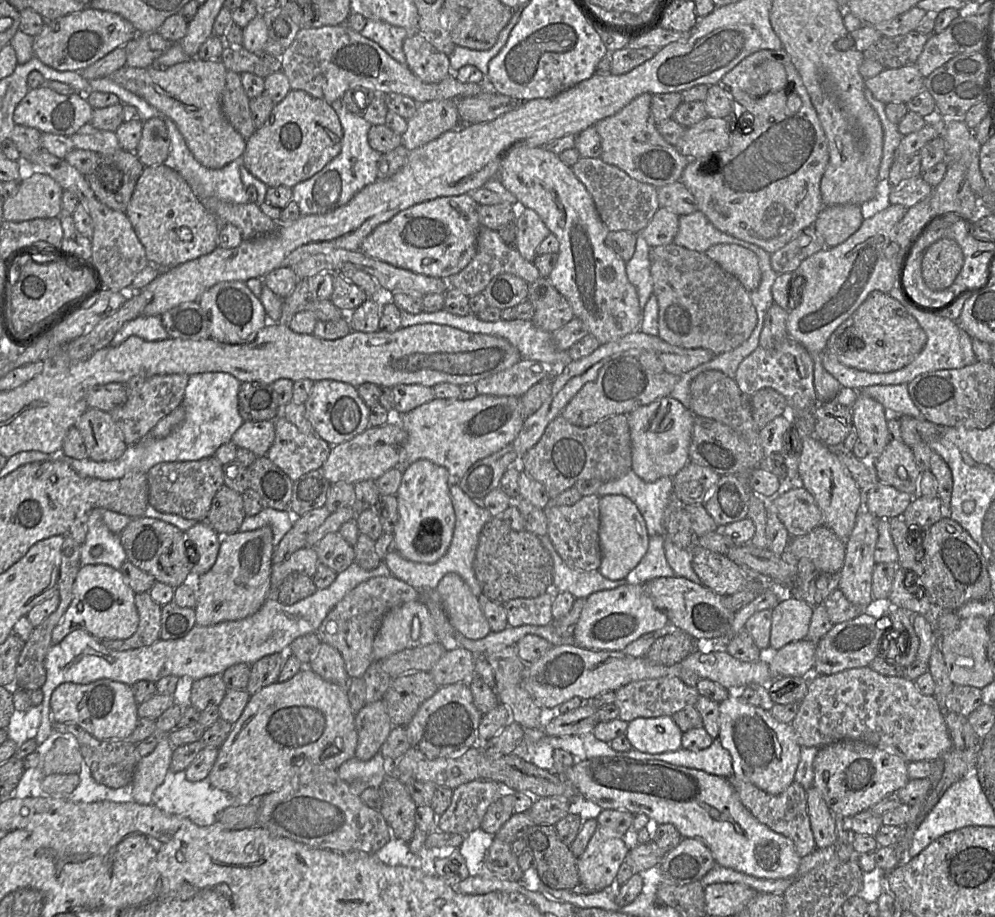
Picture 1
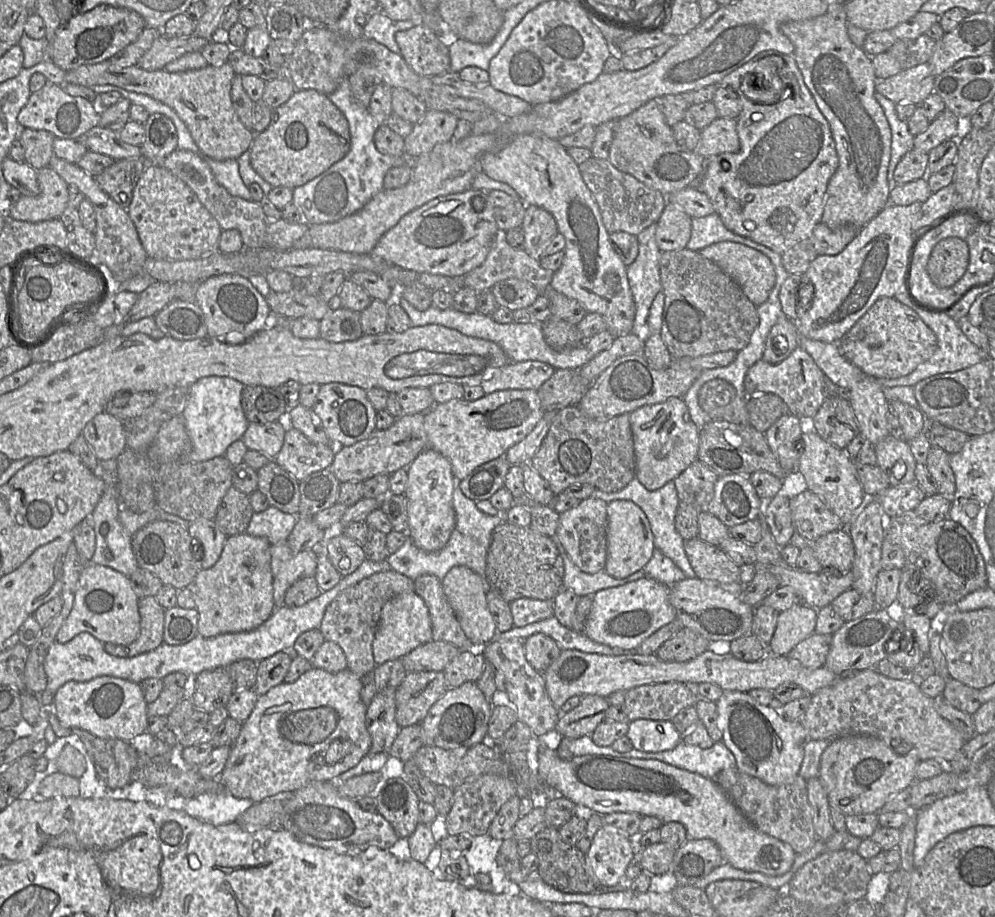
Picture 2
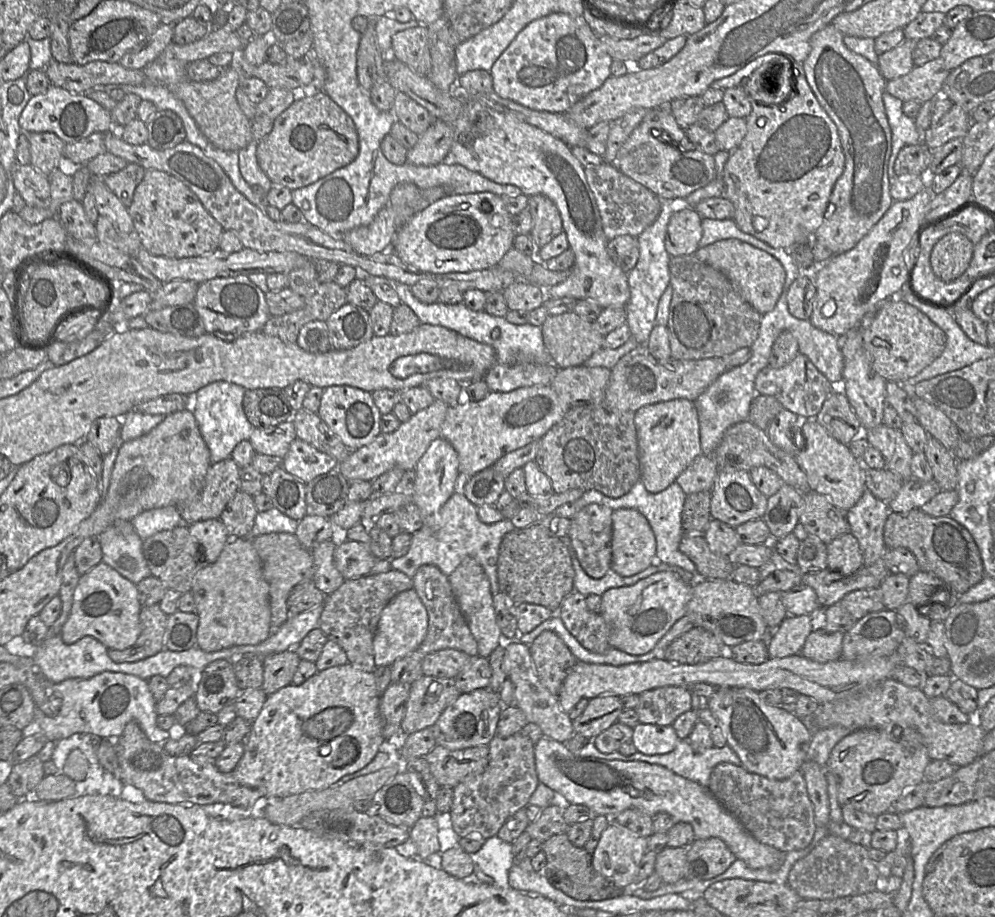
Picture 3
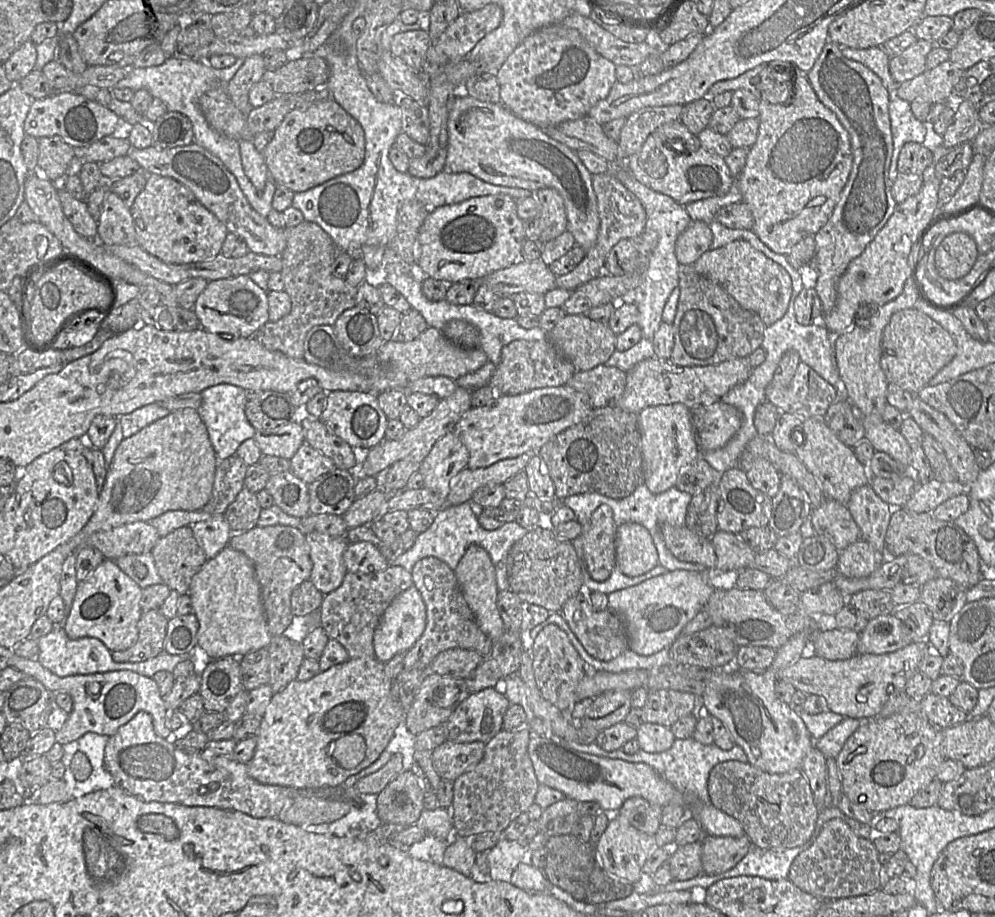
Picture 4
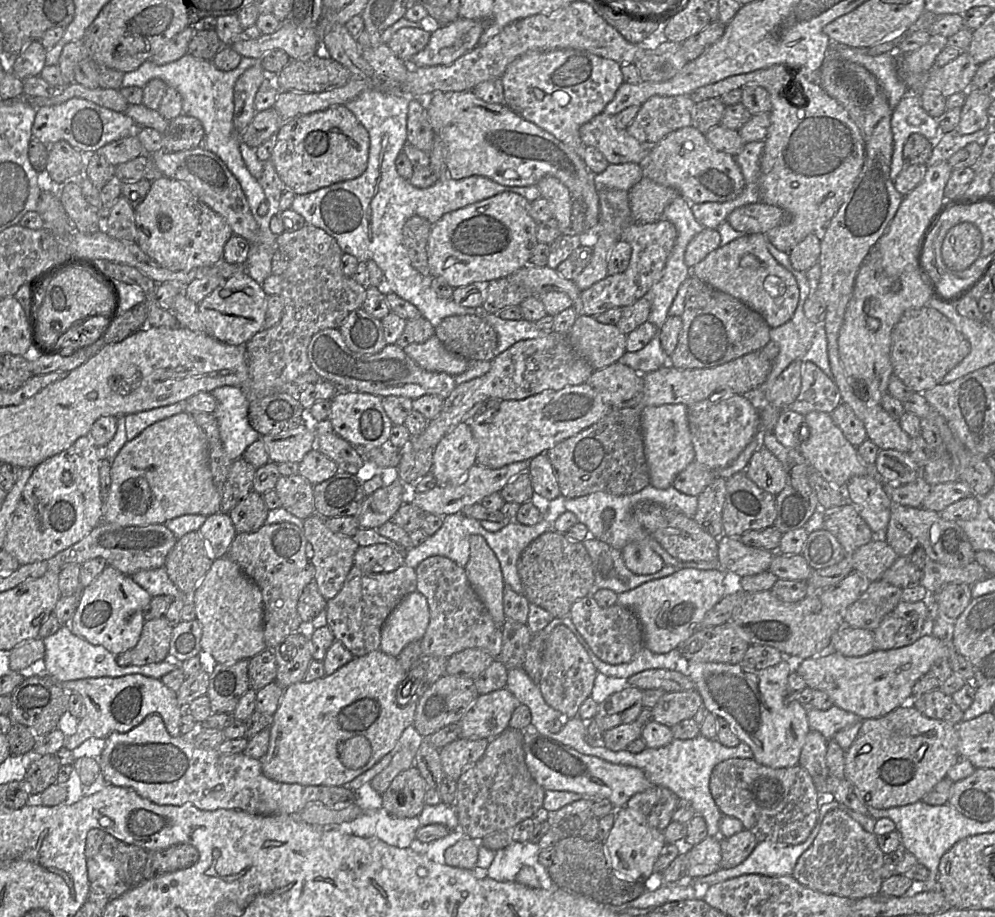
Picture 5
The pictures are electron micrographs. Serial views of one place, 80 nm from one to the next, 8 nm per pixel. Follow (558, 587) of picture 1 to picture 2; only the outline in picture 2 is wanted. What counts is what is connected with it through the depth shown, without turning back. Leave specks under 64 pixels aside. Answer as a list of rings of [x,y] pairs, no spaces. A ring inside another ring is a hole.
[[[556,537],[550,538],[553,539],[564,562],[563,587],[565,590],[573,591],[579,597],[593,596],[603,589],[622,586],[646,577],[643,570],[623,579],[614,578],[605,571],[595,574],[585,573],[571,561],[559,540]]]

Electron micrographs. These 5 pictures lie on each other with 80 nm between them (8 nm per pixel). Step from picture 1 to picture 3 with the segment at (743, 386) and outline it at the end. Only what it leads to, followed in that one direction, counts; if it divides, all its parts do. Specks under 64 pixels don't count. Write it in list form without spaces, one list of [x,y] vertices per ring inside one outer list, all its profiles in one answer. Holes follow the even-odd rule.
[[[801,353],[782,368],[765,367],[755,379],[756,393],[775,397],[785,410],[803,419],[815,419],[827,397],[838,388],[841,386],[828,381],[809,358]]]

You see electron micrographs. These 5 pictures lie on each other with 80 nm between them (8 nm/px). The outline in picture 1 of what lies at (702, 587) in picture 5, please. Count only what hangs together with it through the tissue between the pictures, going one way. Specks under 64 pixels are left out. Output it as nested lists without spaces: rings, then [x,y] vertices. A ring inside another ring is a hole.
[[[627,583],[612,590],[593,593],[585,599],[573,638],[576,645],[588,650],[623,652],[629,643],[668,623],[668,617],[653,605],[642,584]]]

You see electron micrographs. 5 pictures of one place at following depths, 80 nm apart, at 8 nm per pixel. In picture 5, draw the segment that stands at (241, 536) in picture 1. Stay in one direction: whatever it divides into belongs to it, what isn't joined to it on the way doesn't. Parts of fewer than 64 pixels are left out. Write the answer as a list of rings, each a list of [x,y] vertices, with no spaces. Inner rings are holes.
[[[228,557],[215,558],[192,594],[185,595],[187,601],[193,604],[196,619],[202,627],[201,648],[218,664],[231,665],[240,660],[249,660],[267,649],[261,591]]]

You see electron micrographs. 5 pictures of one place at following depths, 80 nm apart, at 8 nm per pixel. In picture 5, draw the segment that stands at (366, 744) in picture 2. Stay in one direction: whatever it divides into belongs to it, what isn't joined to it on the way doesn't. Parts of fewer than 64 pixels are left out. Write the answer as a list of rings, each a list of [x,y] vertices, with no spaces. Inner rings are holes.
[[[376,650],[350,662],[331,675],[311,682],[297,682],[284,689],[279,706],[272,715],[270,739],[266,754],[260,758],[264,776],[276,782],[302,785],[344,786],[371,769],[386,754],[391,752],[403,731],[413,725],[414,715],[422,686],[417,689],[414,699],[410,695],[412,681],[400,666],[396,657]],[[354,736],[366,737],[371,745],[372,754],[368,762],[357,769],[345,767],[339,757],[338,746]]]

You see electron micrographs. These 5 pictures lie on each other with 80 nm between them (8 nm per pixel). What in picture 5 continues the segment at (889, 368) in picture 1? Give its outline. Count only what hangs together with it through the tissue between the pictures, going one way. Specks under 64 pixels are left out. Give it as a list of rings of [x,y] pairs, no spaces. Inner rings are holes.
[[[933,307],[906,311],[891,333],[891,361],[895,374],[913,392],[923,393],[941,384],[945,375],[971,351],[971,345],[956,326]]]

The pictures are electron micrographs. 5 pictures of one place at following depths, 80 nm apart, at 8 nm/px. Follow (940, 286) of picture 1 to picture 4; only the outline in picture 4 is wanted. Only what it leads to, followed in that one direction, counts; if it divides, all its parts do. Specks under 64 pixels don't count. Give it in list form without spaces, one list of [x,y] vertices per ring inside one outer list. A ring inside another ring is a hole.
[[[955,232],[946,236],[936,249],[935,267],[942,278],[957,280],[970,272],[978,255],[977,244],[971,236]]]

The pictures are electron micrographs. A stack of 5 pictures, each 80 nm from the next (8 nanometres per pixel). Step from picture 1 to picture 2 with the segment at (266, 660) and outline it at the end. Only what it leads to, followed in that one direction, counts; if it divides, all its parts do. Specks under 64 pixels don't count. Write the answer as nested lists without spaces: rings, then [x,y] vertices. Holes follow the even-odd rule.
[[[281,651],[258,662],[257,679],[253,687],[258,696],[284,682],[292,658],[291,651]]]

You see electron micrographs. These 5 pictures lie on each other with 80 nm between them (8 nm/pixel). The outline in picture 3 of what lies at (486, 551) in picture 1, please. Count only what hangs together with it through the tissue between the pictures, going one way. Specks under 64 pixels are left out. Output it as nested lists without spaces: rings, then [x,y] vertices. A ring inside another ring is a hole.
[[[538,523],[523,529],[515,528],[503,537],[497,561],[498,586],[499,591],[515,604],[531,603],[558,610],[564,598],[574,591],[574,577],[572,552],[567,537],[557,538]]]

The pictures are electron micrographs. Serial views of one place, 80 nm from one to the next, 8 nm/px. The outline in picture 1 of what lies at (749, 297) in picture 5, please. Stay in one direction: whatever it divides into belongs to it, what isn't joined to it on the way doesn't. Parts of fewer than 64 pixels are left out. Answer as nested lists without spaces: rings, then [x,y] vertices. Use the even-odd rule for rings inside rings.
[[[718,244],[704,254],[735,276],[749,293],[758,288],[761,282],[759,261],[749,249],[735,244]]]

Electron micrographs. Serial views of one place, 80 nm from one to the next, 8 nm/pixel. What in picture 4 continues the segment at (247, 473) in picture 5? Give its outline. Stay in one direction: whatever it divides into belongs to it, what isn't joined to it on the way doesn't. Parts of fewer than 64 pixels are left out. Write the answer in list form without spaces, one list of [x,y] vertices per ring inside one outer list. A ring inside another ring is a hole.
[[[236,455],[217,463],[212,496],[198,511],[209,515],[223,515],[228,506],[245,487],[244,479],[248,466]]]

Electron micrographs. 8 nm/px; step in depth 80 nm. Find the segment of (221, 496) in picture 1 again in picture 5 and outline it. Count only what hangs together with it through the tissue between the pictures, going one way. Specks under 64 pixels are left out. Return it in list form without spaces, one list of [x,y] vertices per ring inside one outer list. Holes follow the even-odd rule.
[[[252,490],[228,514],[237,533],[250,533],[266,525],[267,513],[262,495]]]

